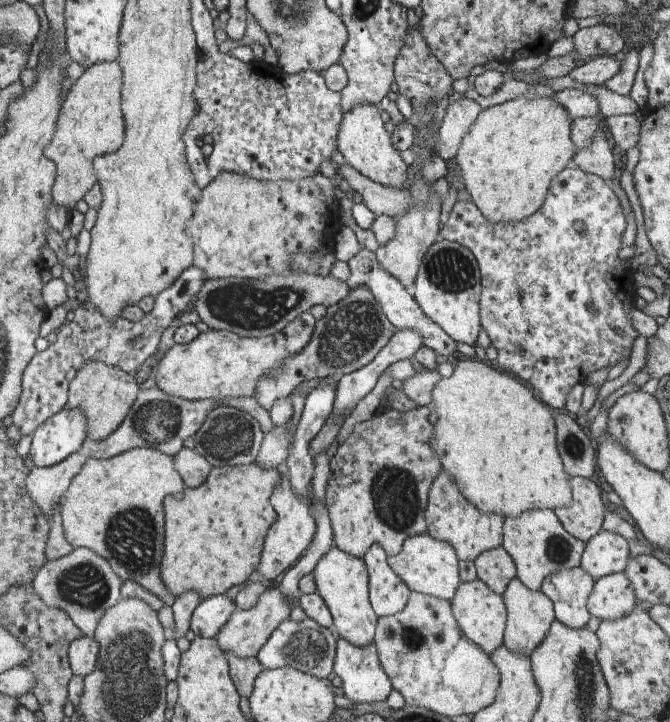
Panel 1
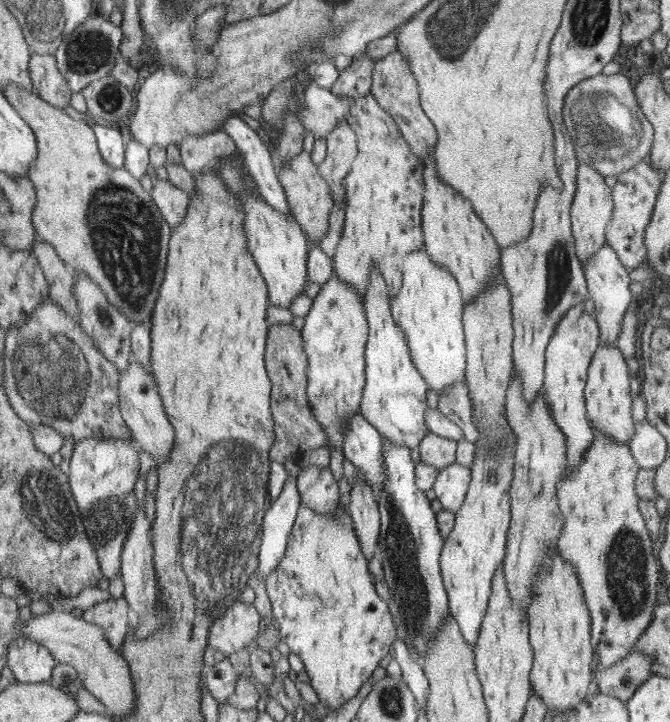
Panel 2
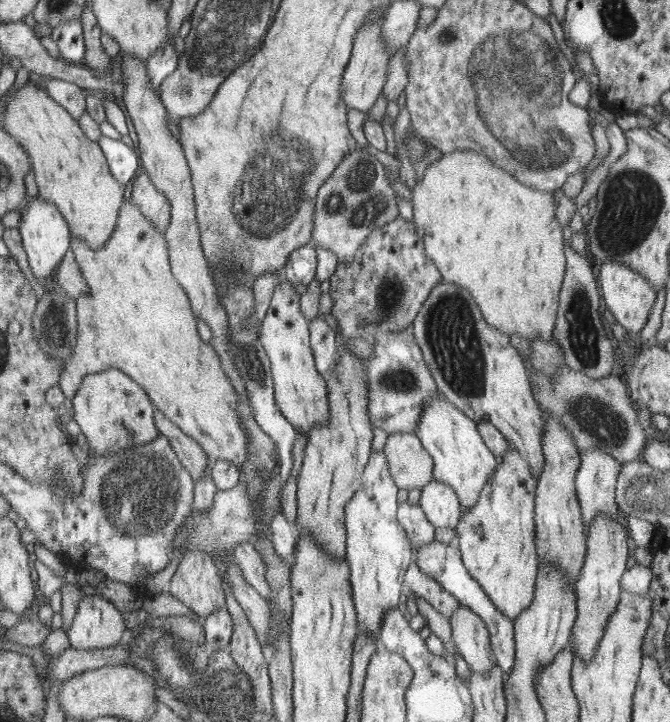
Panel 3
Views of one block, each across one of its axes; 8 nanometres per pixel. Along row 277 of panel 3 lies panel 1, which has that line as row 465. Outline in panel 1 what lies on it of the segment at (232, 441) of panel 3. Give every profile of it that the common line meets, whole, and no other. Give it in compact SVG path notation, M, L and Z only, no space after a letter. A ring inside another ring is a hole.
M133 448L109 459L85 460L84 467L73 476L72 483L69 484L68 491L60 503L58 512L63 535L73 549L89 548L97 556L103 556L122 582L135 580L141 588L157 596L162 605L171 607L171 604L174 604L173 596L159 578L164 540L163 498L182 498L185 491L186 487L183 478L177 473L174 458L168 452L159 449Z

